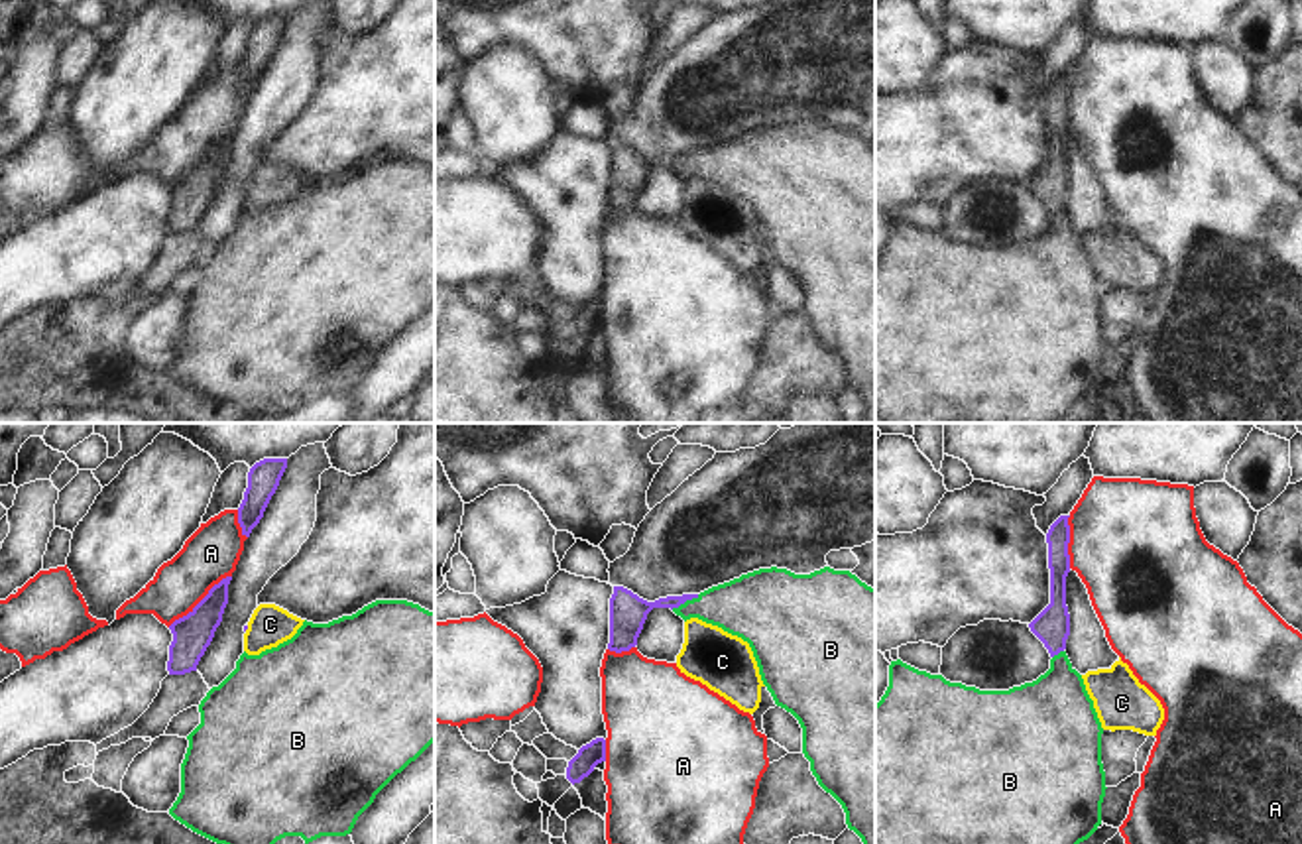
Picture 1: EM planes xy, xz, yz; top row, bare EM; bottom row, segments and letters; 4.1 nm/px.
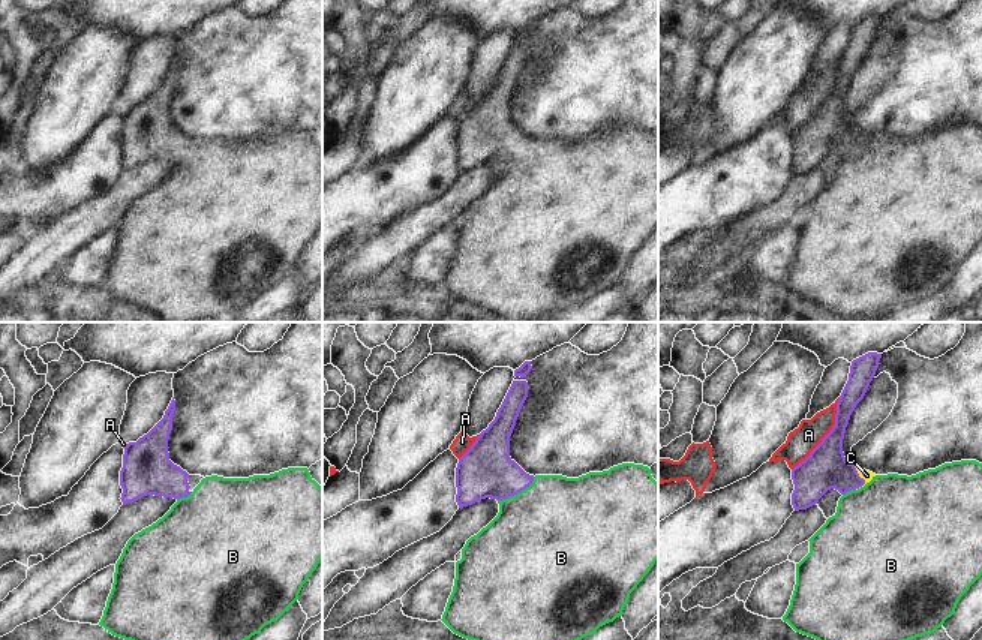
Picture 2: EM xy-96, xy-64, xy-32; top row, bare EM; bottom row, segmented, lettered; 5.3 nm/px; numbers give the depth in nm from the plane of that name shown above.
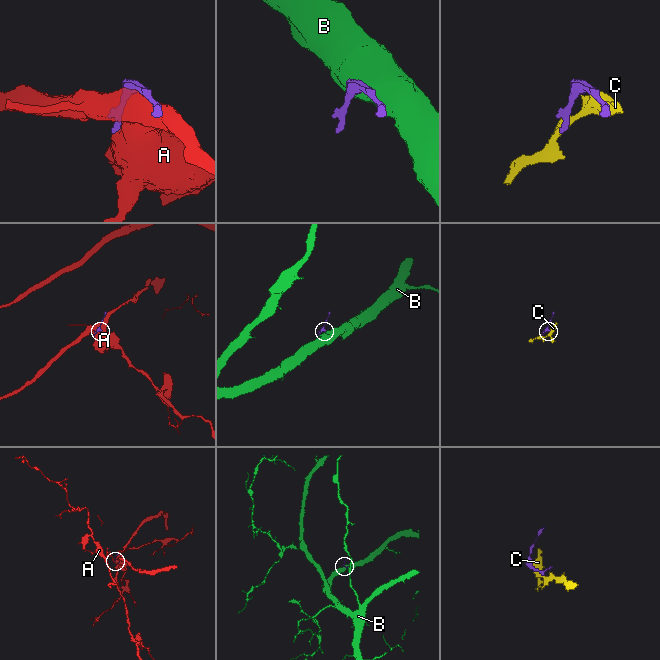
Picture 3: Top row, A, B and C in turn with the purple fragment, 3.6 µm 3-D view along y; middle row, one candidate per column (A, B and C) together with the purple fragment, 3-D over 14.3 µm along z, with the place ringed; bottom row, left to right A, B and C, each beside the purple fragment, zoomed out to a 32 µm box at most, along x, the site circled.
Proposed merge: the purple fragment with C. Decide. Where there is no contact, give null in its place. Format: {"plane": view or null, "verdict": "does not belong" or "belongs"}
{"plane": "xy", "verdict": "does not belong"}

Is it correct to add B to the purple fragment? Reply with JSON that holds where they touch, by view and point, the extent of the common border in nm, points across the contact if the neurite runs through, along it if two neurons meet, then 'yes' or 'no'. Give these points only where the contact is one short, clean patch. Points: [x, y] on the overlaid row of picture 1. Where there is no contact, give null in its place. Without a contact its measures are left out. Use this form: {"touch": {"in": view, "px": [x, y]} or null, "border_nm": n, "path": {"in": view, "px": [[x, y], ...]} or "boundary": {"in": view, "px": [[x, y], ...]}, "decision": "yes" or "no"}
{"touch": {"in": "xz", "px": [685, 601]}, "border_nm": 130, "path": {"in": "xz", "px": [[628, 612], [659, 602], [685, 601], [701, 606], [746, 606]]}, "decision": "yes"}

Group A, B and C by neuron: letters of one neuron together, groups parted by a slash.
A / B / C

